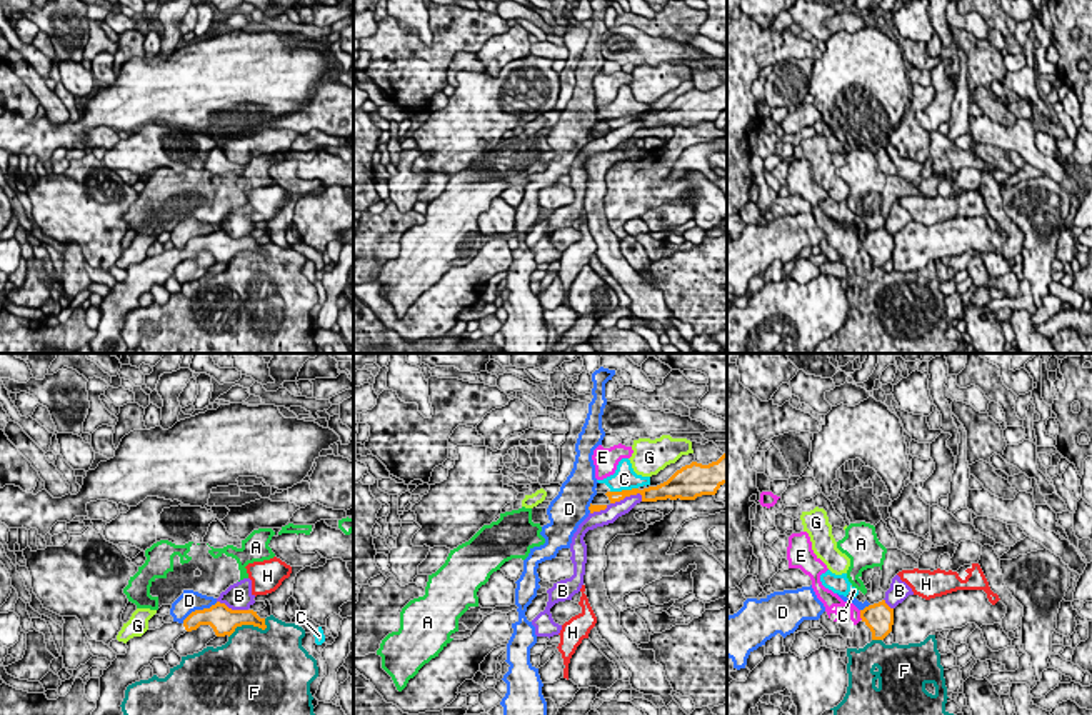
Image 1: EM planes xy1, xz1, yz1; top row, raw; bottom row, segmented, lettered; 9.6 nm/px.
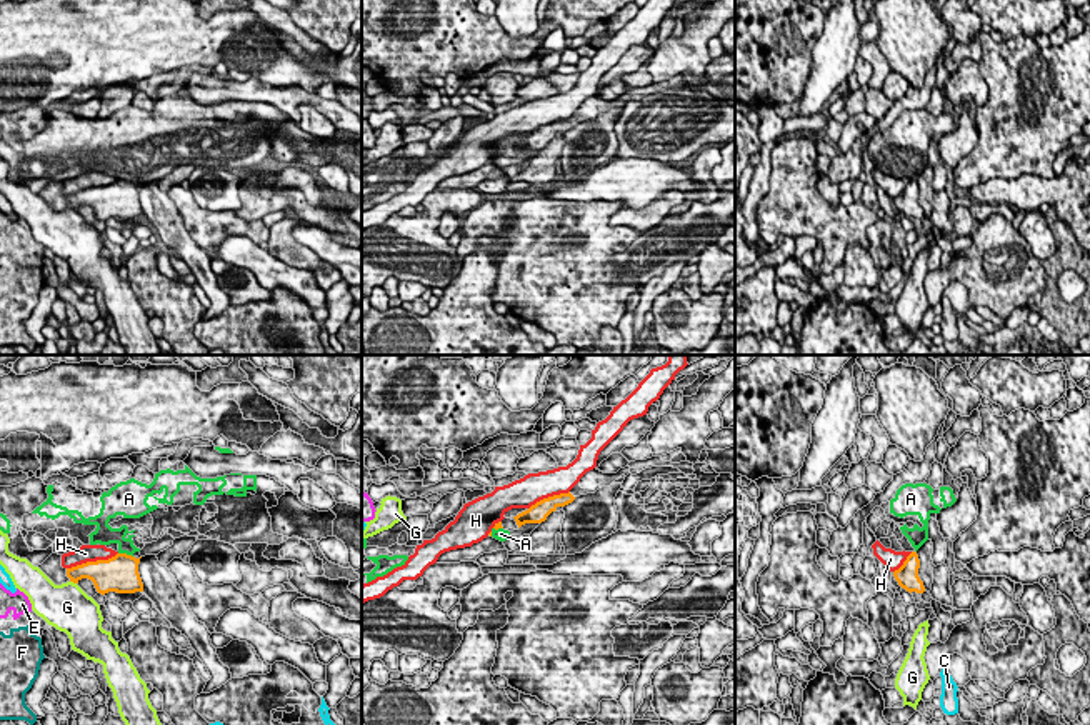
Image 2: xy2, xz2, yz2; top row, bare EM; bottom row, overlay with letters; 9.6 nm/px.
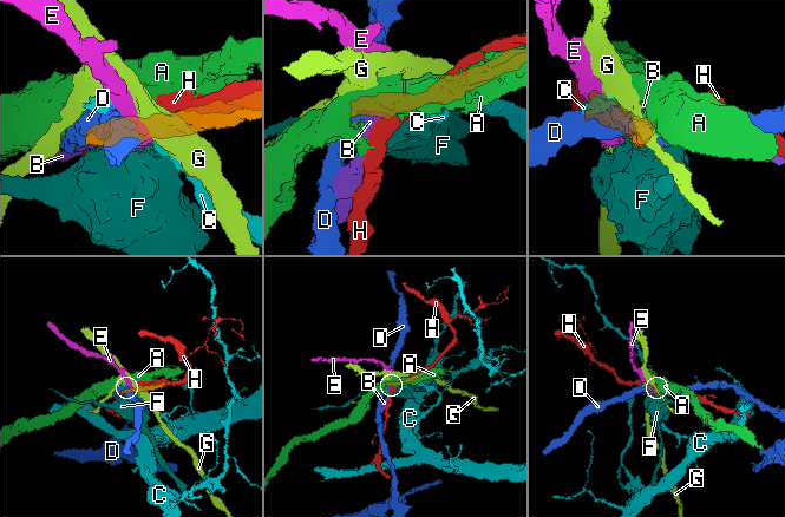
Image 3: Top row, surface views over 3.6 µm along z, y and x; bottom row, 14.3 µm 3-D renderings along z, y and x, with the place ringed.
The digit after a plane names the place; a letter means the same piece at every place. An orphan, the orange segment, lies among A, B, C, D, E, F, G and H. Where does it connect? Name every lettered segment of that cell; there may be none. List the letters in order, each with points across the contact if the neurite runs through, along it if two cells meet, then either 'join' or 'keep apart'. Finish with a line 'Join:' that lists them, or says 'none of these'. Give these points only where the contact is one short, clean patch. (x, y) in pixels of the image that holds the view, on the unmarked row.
A: border xy2 (119, 179), (132, 184); keep apart
B: keep apart
C: keep apart
D: border xy1 (217, 229), (195, 235), (182, 249); keep apart
E: border yz1 (859, 237), (862, 245); keep apart
F: keep apart
G: border xy2 (70, 207), (75, 210); keep apart
H: keep apart
Join: none of these

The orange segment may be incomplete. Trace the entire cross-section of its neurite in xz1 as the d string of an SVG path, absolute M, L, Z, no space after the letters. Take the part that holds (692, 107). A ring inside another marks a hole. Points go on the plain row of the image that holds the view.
M727 80L709 92L692 88L657 113L649 113L644 117L632 115L622 118L607 118L605 122L609 123L610 130L637 120L642 122L642 128L657 128L667 125L695 127L702 122L715 122L724 110L727 110Z

